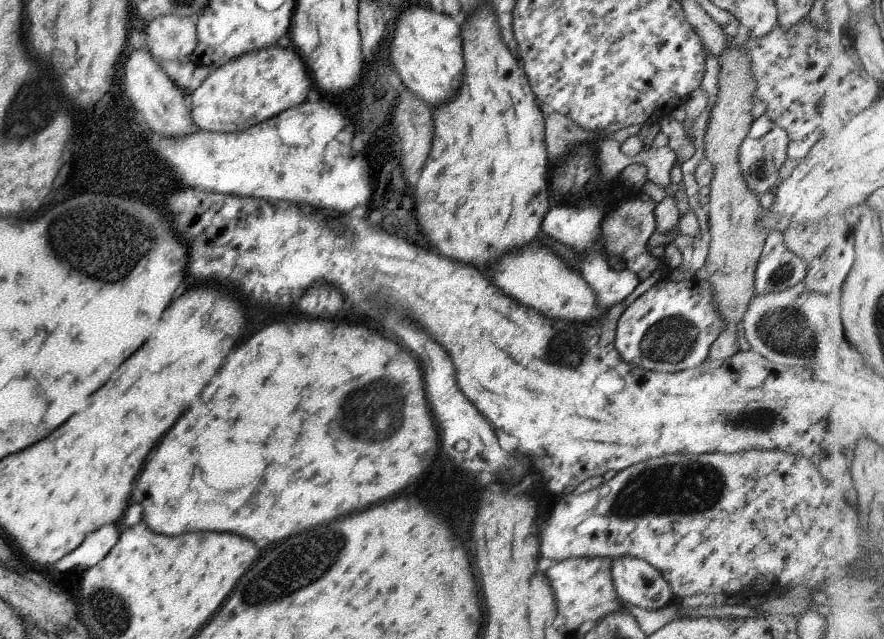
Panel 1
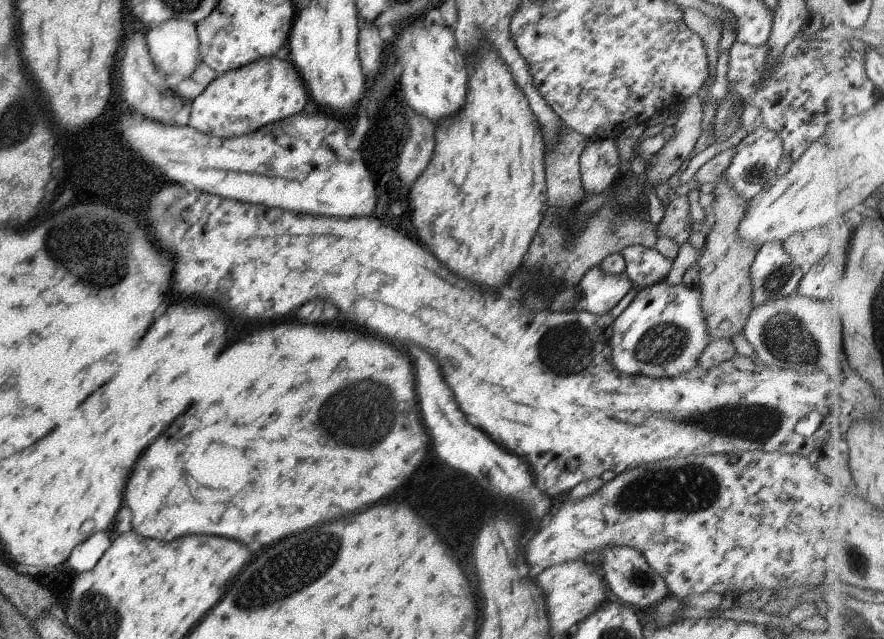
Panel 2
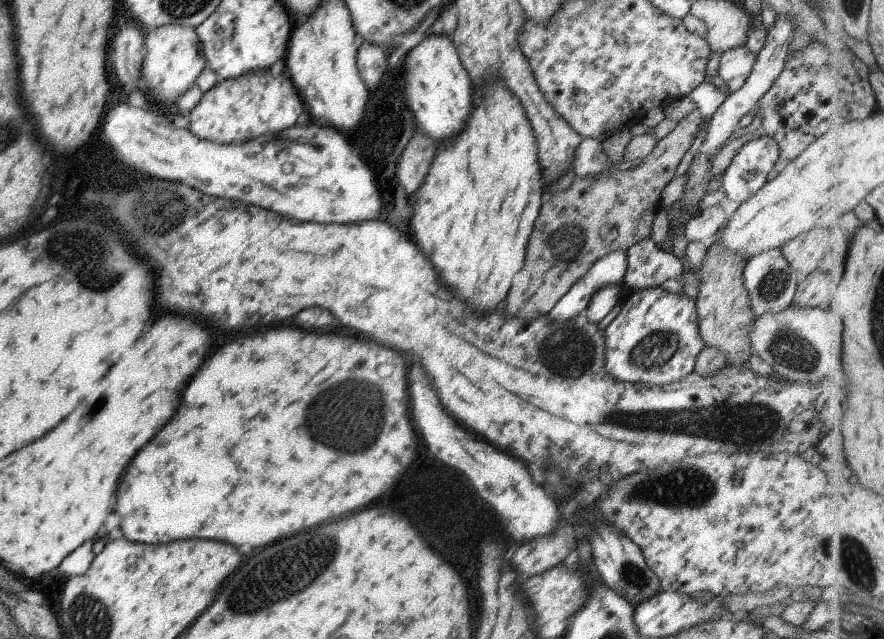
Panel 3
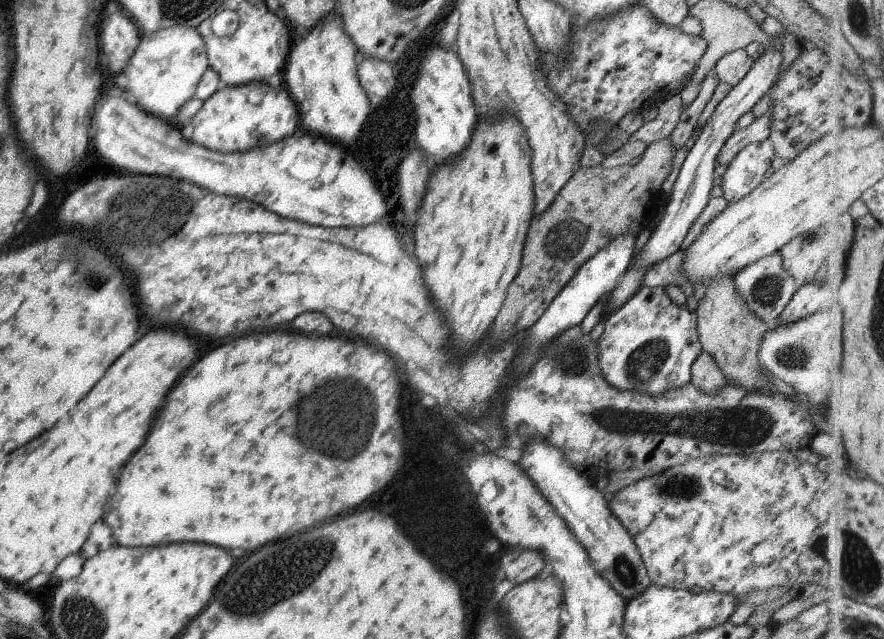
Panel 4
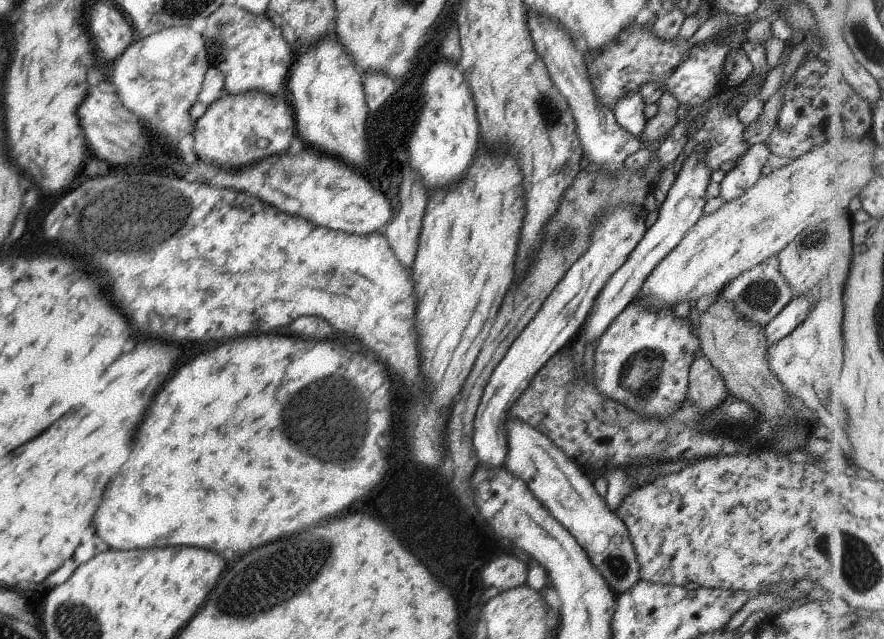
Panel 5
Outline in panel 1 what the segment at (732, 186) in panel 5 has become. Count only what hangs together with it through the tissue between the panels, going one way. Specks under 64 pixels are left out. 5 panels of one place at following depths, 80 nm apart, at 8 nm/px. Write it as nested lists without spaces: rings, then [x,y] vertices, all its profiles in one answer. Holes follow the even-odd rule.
[[[767,115],[752,120],[747,136],[744,136],[743,143],[739,146],[738,164],[743,181],[757,198],[768,193],[779,181],[778,173],[786,160],[787,144],[787,133]]]

